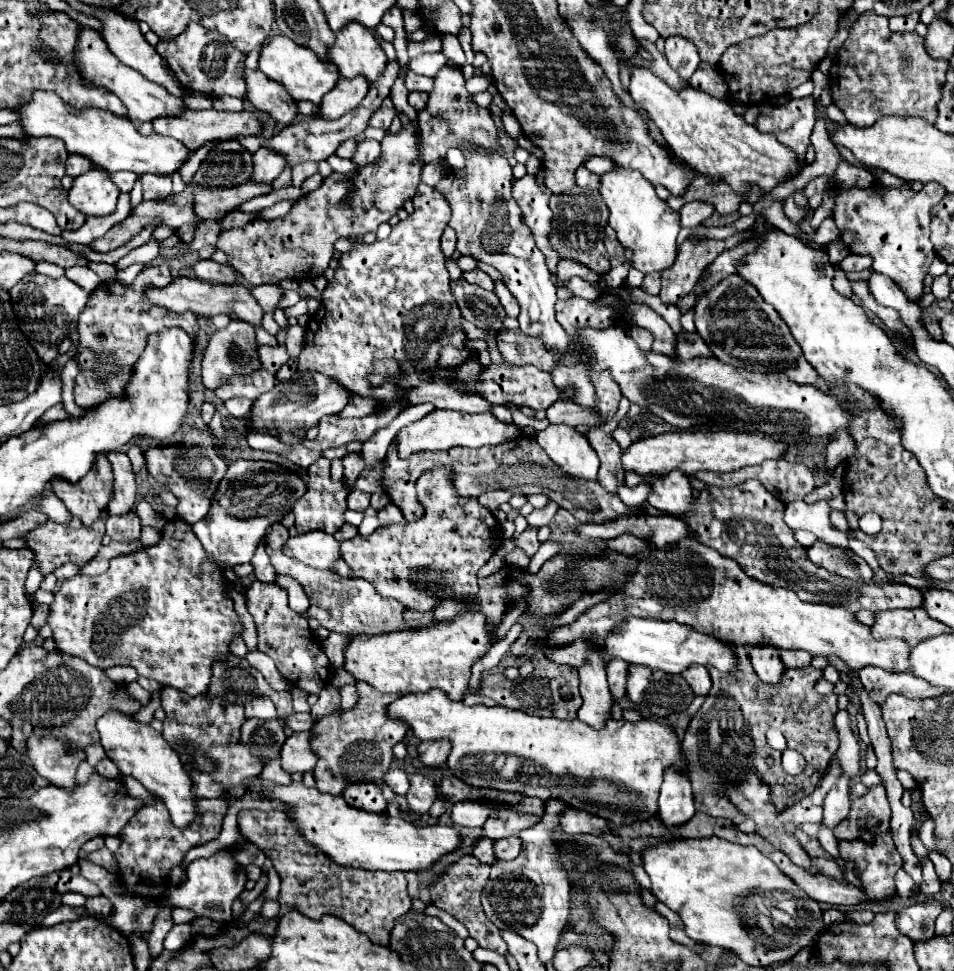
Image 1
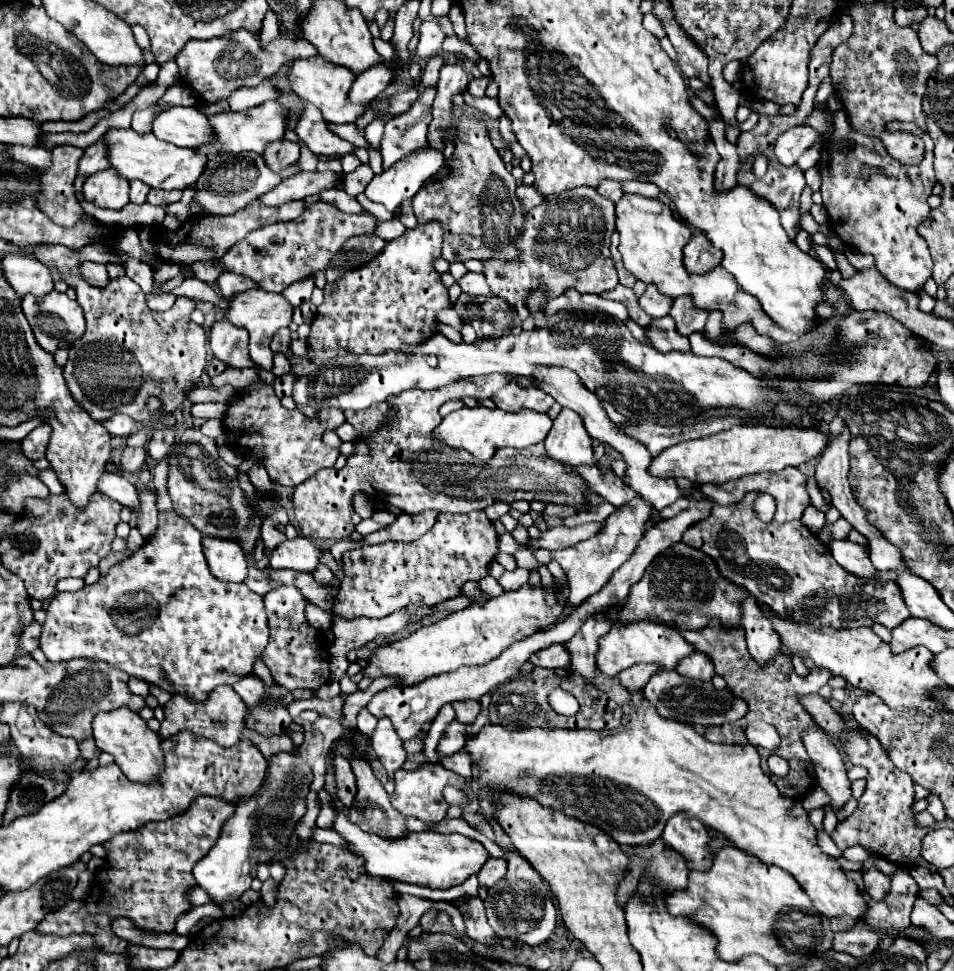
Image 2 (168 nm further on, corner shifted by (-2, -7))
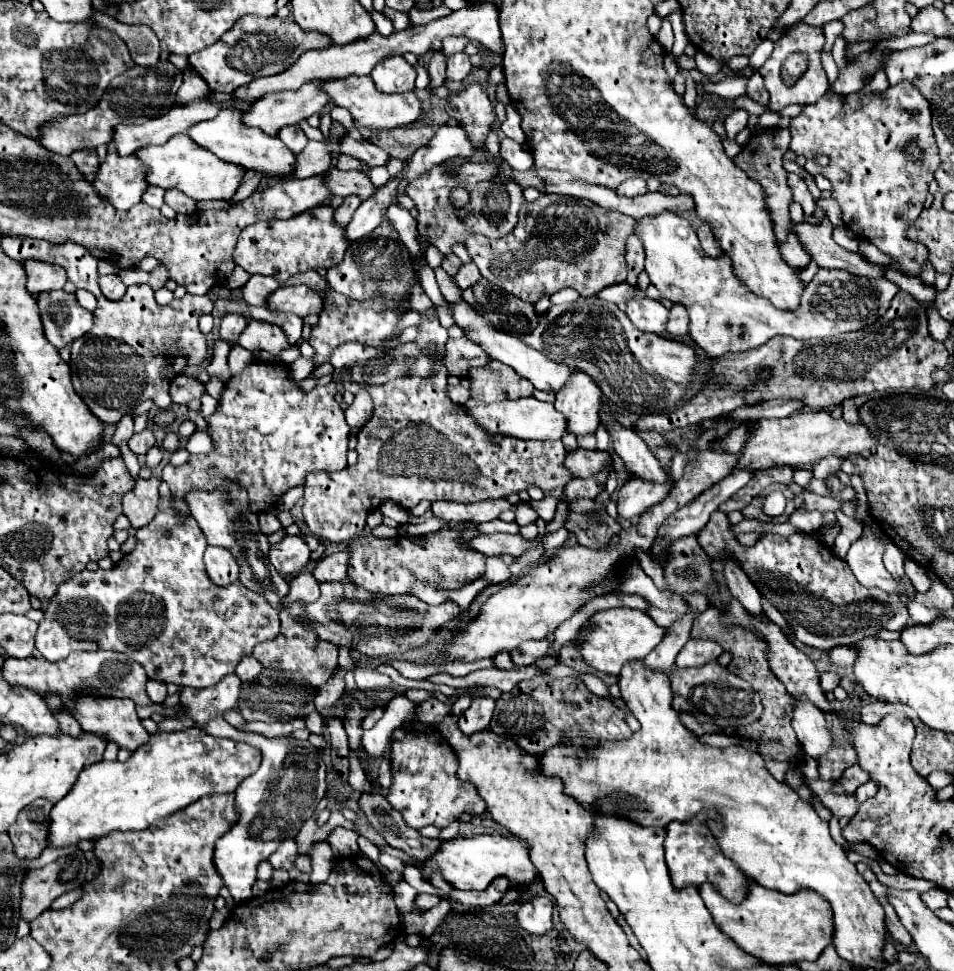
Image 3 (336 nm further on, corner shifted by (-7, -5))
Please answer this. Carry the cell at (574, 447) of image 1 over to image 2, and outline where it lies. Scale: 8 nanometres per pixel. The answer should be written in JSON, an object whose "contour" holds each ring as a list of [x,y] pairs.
{"contour":[[[562,409],[558,413],[544,445],[548,455],[560,463],[570,463],[572,467],[594,463],[592,437],[584,429],[582,417],[572,409]]]}

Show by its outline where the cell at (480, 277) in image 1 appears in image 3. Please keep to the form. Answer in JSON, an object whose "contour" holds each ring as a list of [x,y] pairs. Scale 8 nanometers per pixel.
{"contour":[[[467,263],[467,265],[463,265],[463,267],[459,269],[459,273],[455,275],[455,281],[457,281],[457,285],[459,285],[461,289],[473,287],[479,279],[481,279],[481,273],[479,273],[479,269],[477,269],[475,263]]]}

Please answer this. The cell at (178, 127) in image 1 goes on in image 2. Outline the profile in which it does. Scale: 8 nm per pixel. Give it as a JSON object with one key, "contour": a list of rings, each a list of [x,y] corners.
{"contour":[[[266,101],[266,103],[262,103],[254,109],[246,109],[246,111],[238,111],[238,113],[214,115],[214,117],[210,117],[210,125],[216,131],[216,139],[212,143],[200,147],[198,151],[204,153],[204,155],[214,155],[214,153],[220,153],[220,151],[264,153],[264,147],[270,141],[276,141],[276,139],[284,137],[288,119],[290,119],[290,111],[280,101]]]}

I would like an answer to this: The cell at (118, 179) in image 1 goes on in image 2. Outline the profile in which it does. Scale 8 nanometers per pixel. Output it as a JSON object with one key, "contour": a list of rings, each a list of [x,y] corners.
{"contour":[[[130,181],[130,203],[136,203],[136,205],[146,203],[148,191],[150,191],[150,187],[146,187],[146,183]]]}

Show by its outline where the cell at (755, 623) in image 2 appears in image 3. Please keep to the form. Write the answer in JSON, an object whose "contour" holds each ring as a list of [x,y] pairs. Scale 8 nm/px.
{"contour":[[[727,561],[723,573],[725,573],[731,595],[747,609],[747,613],[753,617],[765,619],[765,611],[761,607],[761,595],[755,589],[755,585],[751,585],[749,577],[739,569],[739,565],[731,565],[731,561]]]}

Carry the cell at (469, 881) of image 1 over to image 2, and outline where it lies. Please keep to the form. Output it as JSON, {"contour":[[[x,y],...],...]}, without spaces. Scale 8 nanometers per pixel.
{"contour":[[[466,897],[466,899],[468,899],[468,903],[454,901],[454,905],[464,915],[468,937],[472,937],[474,941],[478,941],[478,943],[482,943],[486,947],[494,947],[498,943],[498,939],[494,937],[494,931],[486,921],[486,913],[484,913],[484,905],[482,905],[480,897],[474,897],[474,899]]]}

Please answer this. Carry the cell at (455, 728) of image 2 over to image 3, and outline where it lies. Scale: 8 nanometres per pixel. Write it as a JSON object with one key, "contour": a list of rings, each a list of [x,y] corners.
{"contour":[[[477,697],[471,701],[471,707],[459,715],[459,731],[463,735],[473,735],[473,733],[479,733],[483,729],[489,727],[489,721],[493,717],[493,711],[495,711],[495,701],[489,699],[489,697]]]}

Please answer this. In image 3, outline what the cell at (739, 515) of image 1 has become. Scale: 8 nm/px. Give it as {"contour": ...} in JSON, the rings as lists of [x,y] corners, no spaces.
{"contour":[[[715,511],[709,523],[699,531],[697,541],[711,559],[735,559],[759,593],[781,611],[793,627],[795,639],[801,643],[815,649],[833,649],[839,645],[853,645],[859,637],[877,635],[879,629],[901,631],[909,625],[907,607],[895,593],[889,593],[887,601],[847,599],[841,585],[845,561],[835,557],[831,547],[817,537],[807,537],[803,533],[791,533],[789,537],[763,535],[753,547],[745,547],[731,527],[727,515]]]}

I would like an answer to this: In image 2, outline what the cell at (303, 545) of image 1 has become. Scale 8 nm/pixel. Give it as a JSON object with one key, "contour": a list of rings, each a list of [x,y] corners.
{"contour":[[[306,537],[286,539],[272,551],[270,567],[312,573],[316,569],[316,565],[320,563],[320,559],[318,559],[320,553],[322,551],[318,549],[318,545],[312,539],[306,539]]]}

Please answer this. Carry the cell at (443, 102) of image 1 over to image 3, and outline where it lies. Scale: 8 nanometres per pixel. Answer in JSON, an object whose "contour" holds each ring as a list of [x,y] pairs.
{"contour":[[[465,53],[451,55],[447,59],[447,81],[463,81],[471,71],[471,61]]]}

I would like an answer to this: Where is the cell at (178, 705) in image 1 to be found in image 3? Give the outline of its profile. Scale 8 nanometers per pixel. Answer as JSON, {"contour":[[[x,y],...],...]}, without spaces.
{"contour":[[[235,675],[223,677],[215,689],[181,689],[181,707],[185,707],[179,717],[189,717],[197,725],[207,725],[215,717],[223,717],[225,711],[239,709],[241,681]]]}

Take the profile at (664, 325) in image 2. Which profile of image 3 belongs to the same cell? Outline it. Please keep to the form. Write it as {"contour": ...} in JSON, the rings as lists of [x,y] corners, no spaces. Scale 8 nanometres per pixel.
{"contour":[[[637,289],[635,297],[627,301],[627,317],[631,323],[635,323],[637,329],[645,333],[655,333],[661,337],[669,337],[667,333],[667,321],[669,321],[669,309],[665,309],[659,301],[647,299],[643,291]]]}

